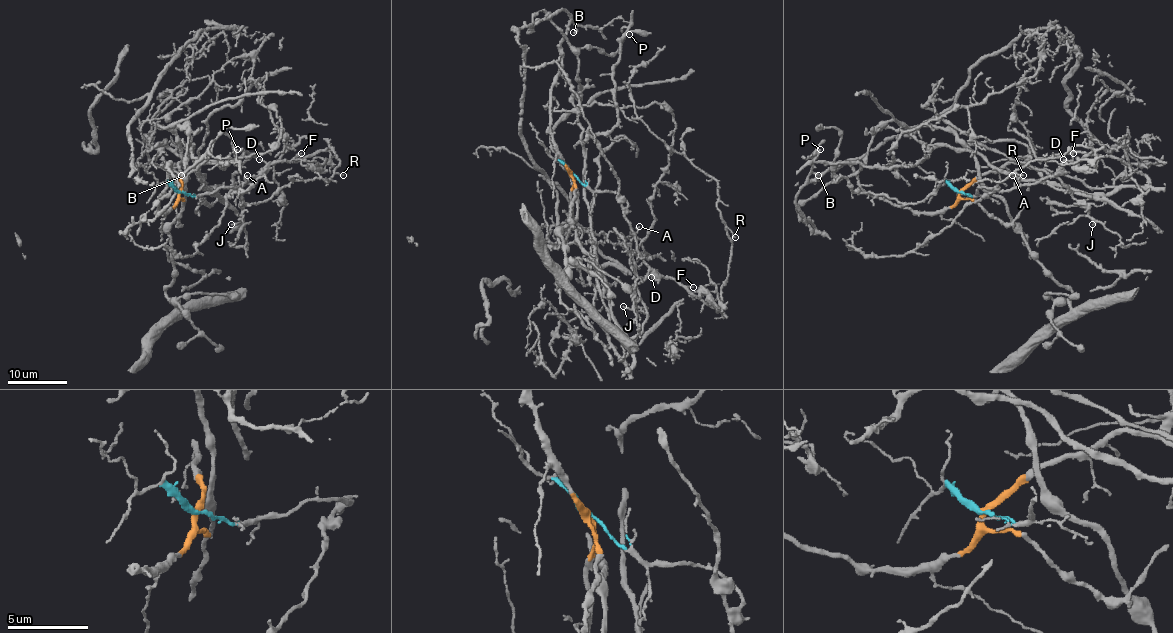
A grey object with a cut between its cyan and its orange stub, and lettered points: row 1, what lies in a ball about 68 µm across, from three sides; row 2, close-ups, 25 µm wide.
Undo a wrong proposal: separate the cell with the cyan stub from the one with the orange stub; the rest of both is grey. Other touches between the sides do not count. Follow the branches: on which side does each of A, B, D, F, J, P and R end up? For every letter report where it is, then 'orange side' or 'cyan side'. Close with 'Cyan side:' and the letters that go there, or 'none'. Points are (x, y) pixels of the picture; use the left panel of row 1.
A: at (247, 175); cyan side
B: at (181, 175); orange side
D: at (259, 159); cyan side
F: at (301, 153); cyan side
J: at (231, 224); cyan side
P: at (237, 149); orange side
R: at (343, 175); cyan side
Cyan side: A, D, F, J, R

